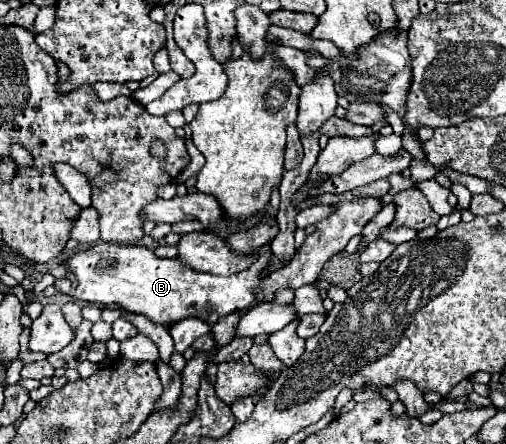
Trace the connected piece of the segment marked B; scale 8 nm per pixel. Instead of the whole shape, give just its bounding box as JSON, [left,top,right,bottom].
[62,242,270,326]

